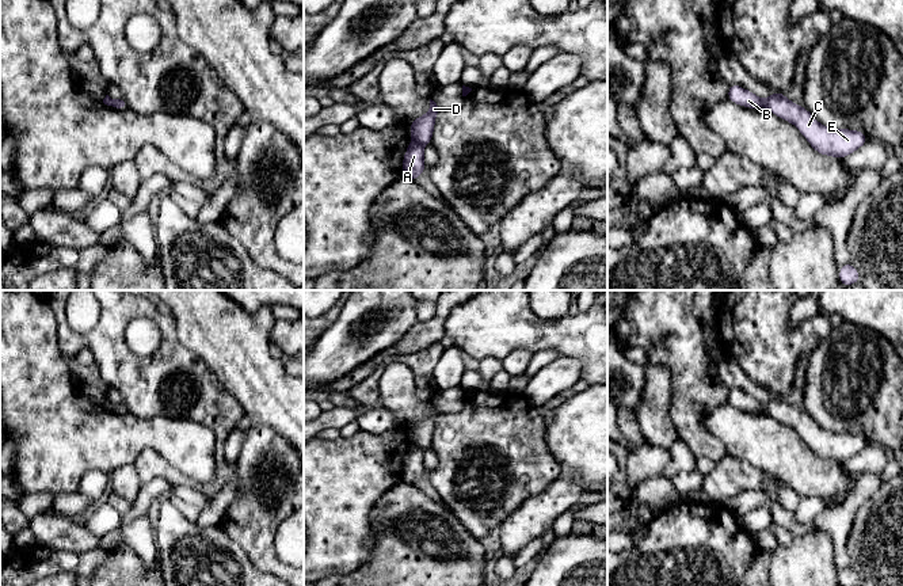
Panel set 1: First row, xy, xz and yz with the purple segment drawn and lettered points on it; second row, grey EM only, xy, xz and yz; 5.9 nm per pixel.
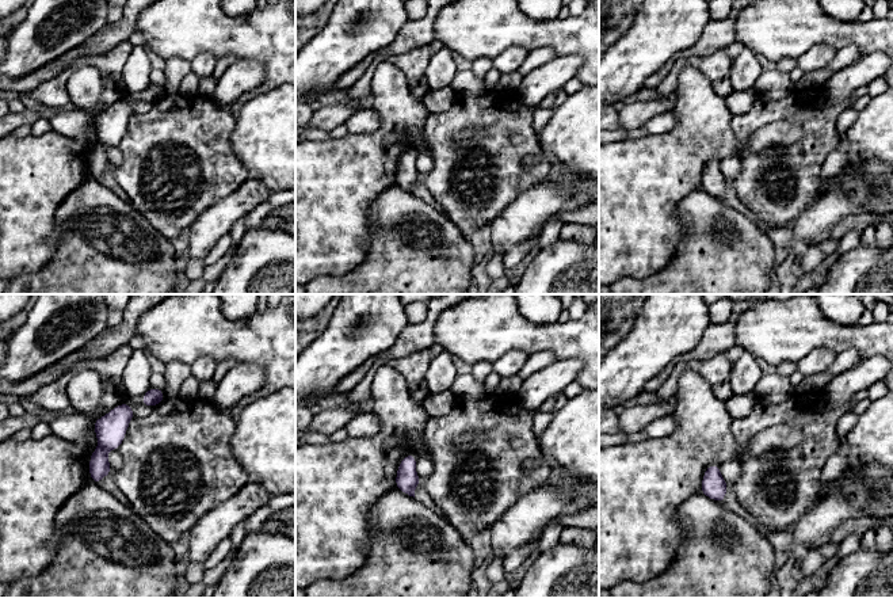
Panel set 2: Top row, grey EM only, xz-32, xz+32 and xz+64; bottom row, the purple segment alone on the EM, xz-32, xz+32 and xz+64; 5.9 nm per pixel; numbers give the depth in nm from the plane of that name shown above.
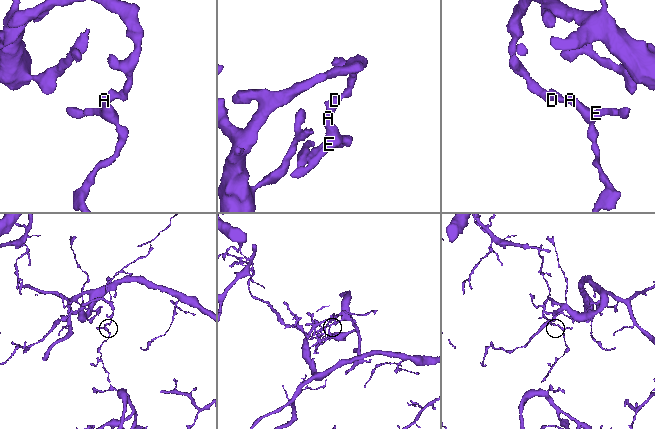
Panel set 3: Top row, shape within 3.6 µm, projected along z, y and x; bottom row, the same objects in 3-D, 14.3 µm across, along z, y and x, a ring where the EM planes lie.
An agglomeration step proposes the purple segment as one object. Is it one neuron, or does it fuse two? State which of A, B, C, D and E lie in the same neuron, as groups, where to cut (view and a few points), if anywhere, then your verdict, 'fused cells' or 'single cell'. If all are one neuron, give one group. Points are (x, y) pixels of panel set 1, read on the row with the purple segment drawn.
A C E / B D; cut in xz along (414, 139), (422, 145); fused cells

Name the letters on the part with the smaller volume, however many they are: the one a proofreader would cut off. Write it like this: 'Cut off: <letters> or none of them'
Cut off: A, C, E

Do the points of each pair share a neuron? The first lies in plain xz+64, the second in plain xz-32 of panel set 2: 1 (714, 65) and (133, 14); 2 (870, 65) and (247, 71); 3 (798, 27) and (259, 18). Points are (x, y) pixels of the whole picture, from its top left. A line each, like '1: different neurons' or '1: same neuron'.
1: different neurons
2: same neuron
3: same neuron

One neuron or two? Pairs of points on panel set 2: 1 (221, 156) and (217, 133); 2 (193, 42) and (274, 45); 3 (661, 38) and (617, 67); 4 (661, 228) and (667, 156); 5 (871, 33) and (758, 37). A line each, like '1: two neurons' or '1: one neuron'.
1: one neuron
2: one neuron
3: one neuron
4: one neuron
5: one neuron

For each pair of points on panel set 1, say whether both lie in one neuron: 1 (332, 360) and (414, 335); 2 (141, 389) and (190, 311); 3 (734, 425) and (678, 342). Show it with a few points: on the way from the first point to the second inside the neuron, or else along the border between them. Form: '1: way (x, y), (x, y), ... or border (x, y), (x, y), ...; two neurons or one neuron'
1: border (416, 320), (402, 338), (373, 357); two neurons
2: border (171, 315), (175, 322), (178, 341), (198, 356); two neurons
3: border (726, 402), (703, 415), (703, 425), (716, 437); two neurons

